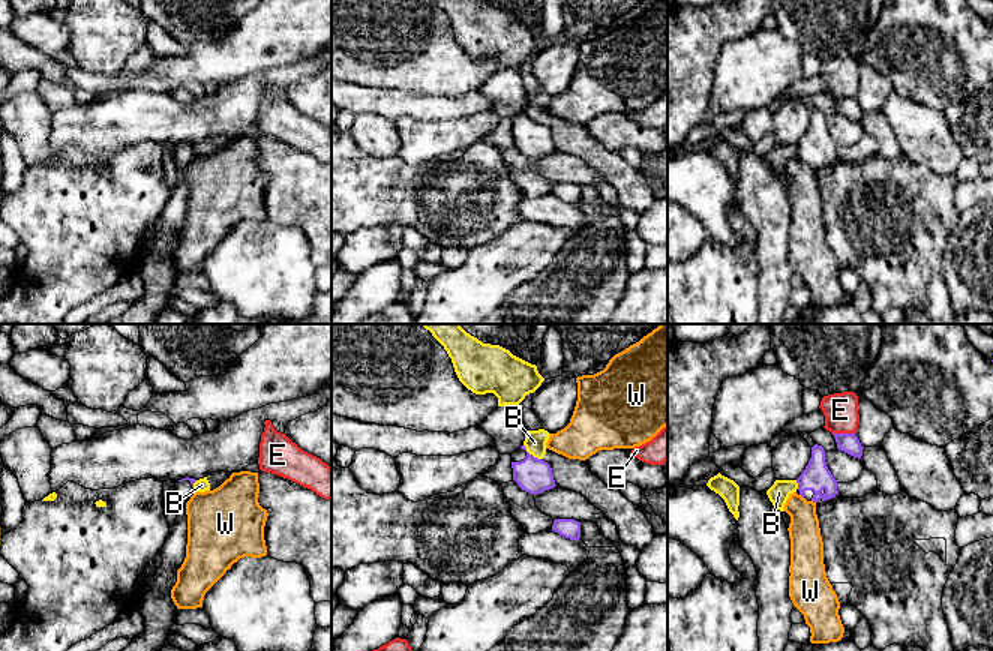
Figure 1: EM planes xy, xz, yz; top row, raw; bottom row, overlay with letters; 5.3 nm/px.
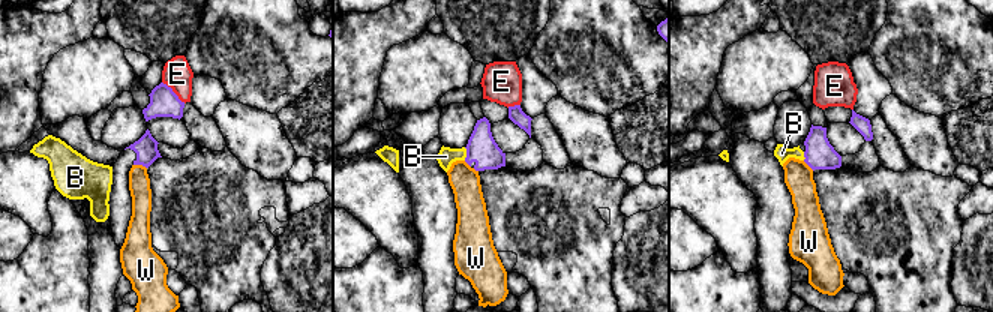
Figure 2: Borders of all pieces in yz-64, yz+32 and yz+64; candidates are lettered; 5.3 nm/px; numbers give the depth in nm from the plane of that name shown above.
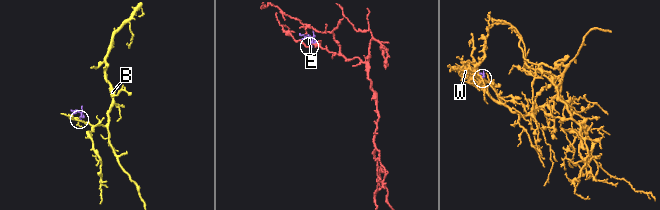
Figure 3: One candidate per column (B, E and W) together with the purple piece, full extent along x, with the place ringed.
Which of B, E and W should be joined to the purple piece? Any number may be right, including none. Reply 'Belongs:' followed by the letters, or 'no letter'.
Belongs: no letter

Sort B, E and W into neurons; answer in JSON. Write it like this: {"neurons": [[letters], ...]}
{"neurons": [["B"], ["E"], ["W"]]}

